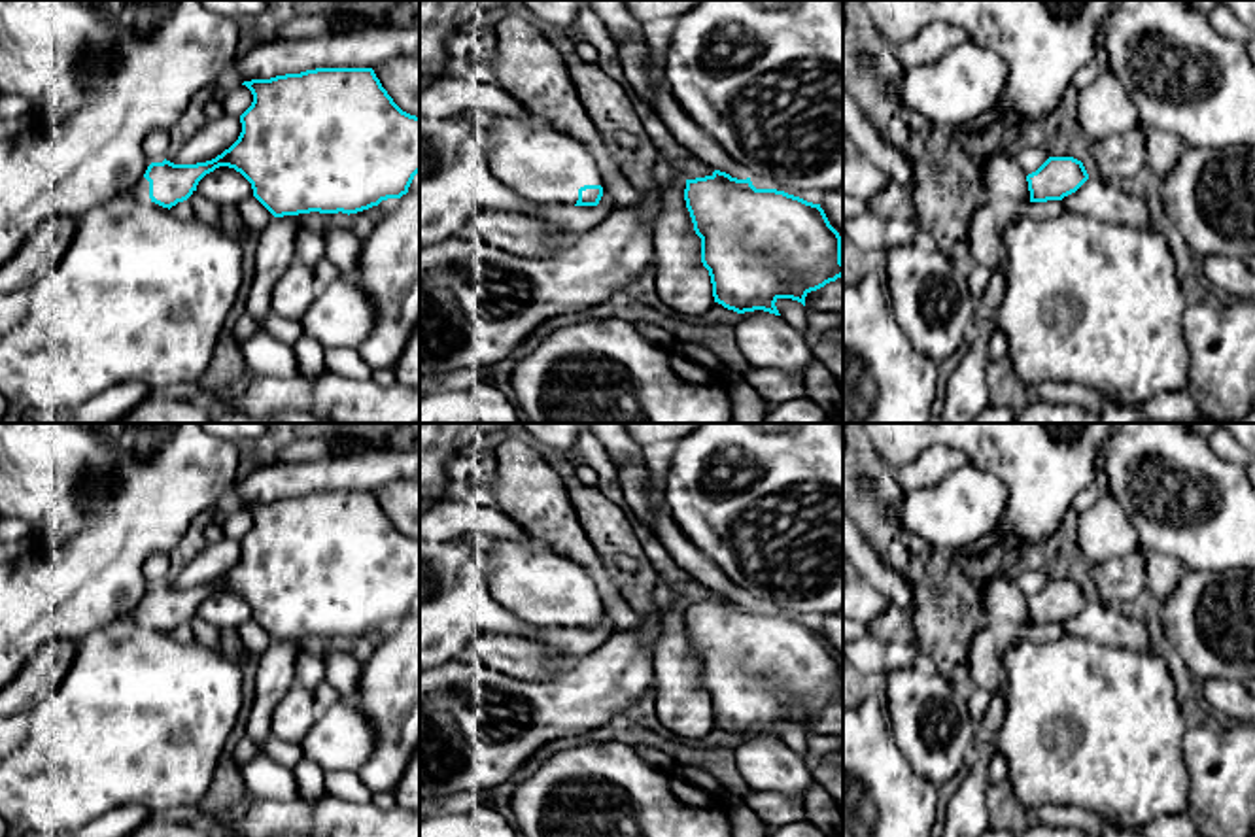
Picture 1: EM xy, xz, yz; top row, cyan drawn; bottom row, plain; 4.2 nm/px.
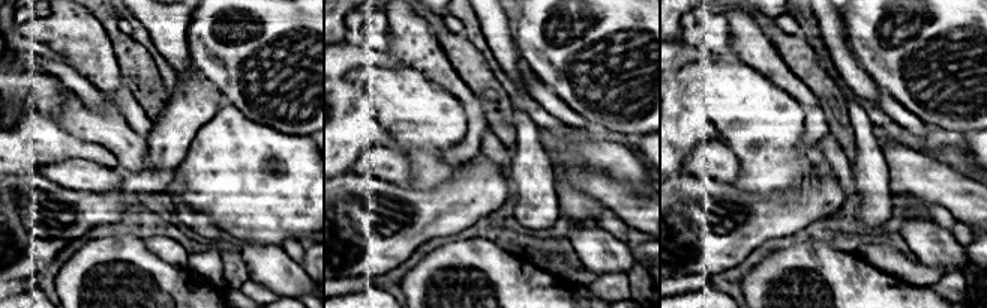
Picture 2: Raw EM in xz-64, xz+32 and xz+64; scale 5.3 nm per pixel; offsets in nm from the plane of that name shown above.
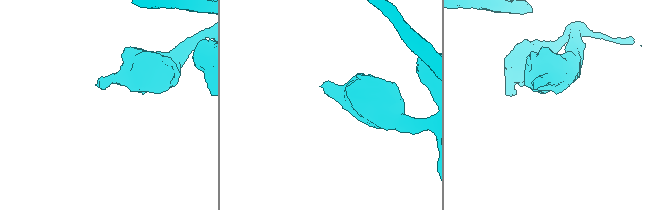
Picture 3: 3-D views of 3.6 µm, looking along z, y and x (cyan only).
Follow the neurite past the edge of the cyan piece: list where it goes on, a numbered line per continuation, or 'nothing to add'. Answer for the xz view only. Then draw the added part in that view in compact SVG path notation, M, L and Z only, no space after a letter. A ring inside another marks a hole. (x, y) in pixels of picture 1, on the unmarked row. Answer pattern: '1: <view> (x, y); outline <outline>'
1: xz (543, 588); outline M473 531L457 540L482 548L491 597L525 625L575 629L580 610L603 610L588 571L539 537L510 540Z

